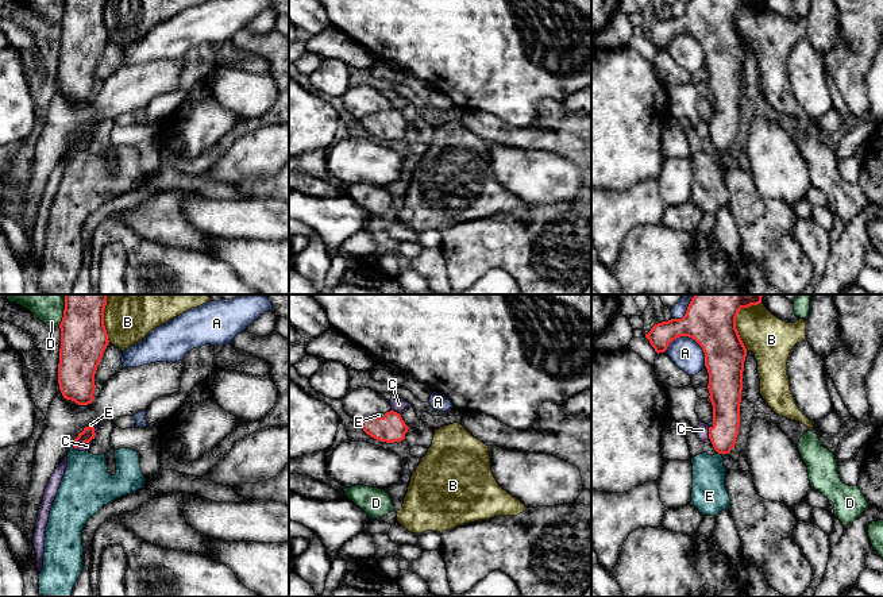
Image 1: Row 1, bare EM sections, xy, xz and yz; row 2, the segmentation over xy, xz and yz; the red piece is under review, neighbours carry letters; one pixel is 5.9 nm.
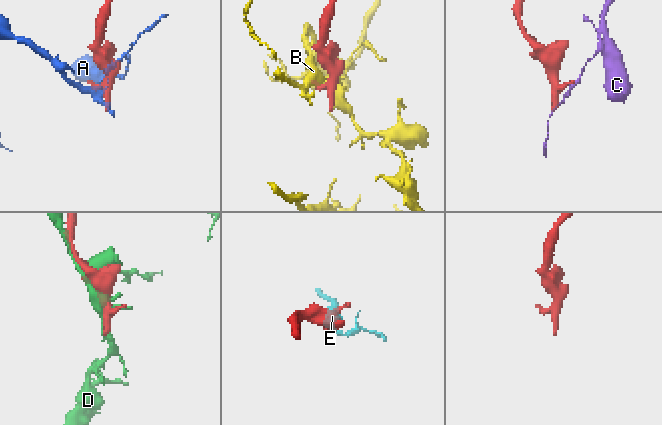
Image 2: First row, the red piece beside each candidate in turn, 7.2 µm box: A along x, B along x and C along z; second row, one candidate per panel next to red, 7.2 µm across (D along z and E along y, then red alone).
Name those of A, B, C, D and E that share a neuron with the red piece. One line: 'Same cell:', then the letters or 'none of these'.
Same cell: E

